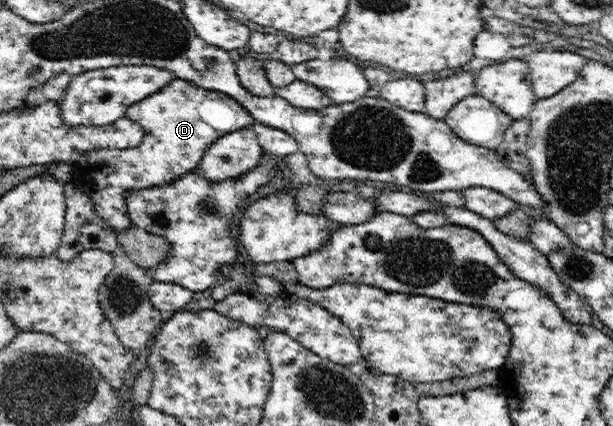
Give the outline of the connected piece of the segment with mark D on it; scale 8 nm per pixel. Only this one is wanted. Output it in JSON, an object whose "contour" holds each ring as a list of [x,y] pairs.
{"contour":[[[174,77],[161,90],[157,90],[155,94],[131,104],[124,116],[138,122],[143,127],[144,137],[139,146],[123,150],[93,148],[93,150],[87,150],[77,162],[69,164],[71,167],[69,181],[82,187],[83,193],[87,193],[87,197],[91,197],[96,214],[99,214],[105,224],[117,232],[127,232],[127,229],[133,227],[124,197],[130,190],[163,186],[175,178],[195,170],[205,151],[215,140],[236,130],[241,130],[241,128],[251,127],[254,123],[249,111],[229,95],[216,90],[204,89],[195,83],[177,77]]]}

